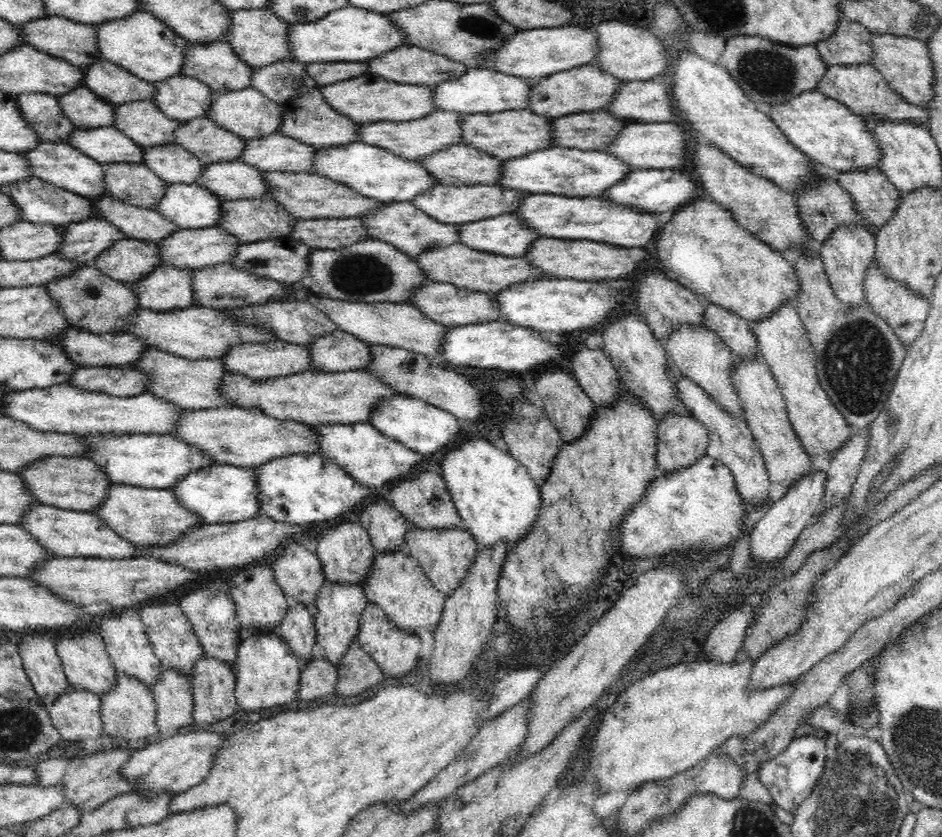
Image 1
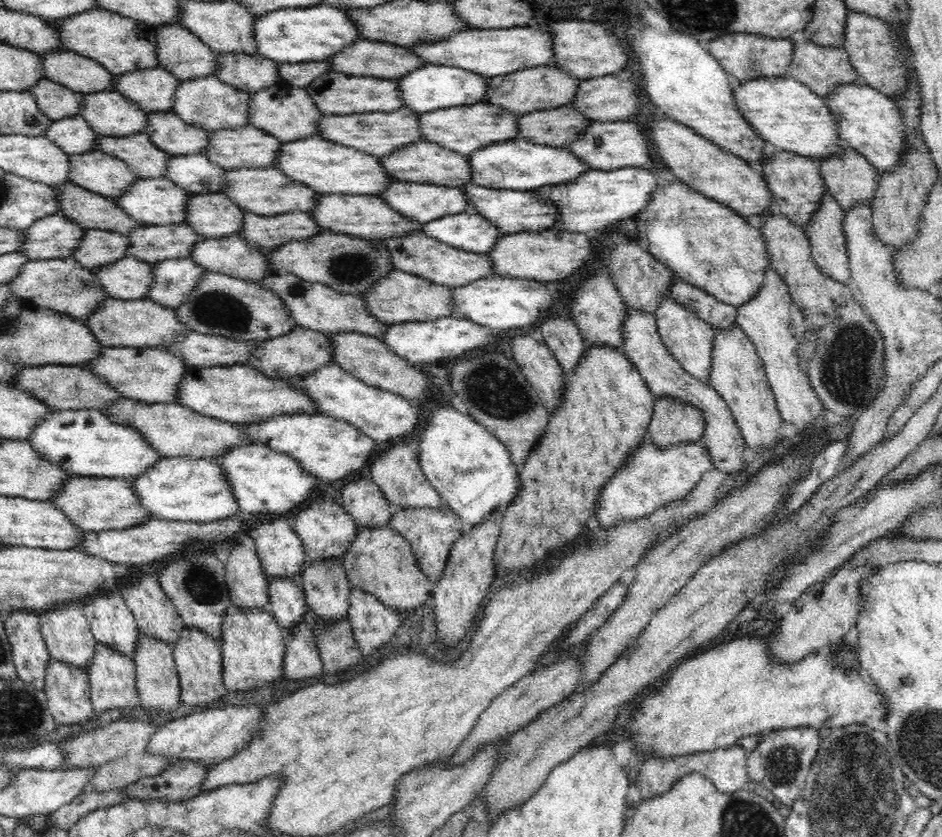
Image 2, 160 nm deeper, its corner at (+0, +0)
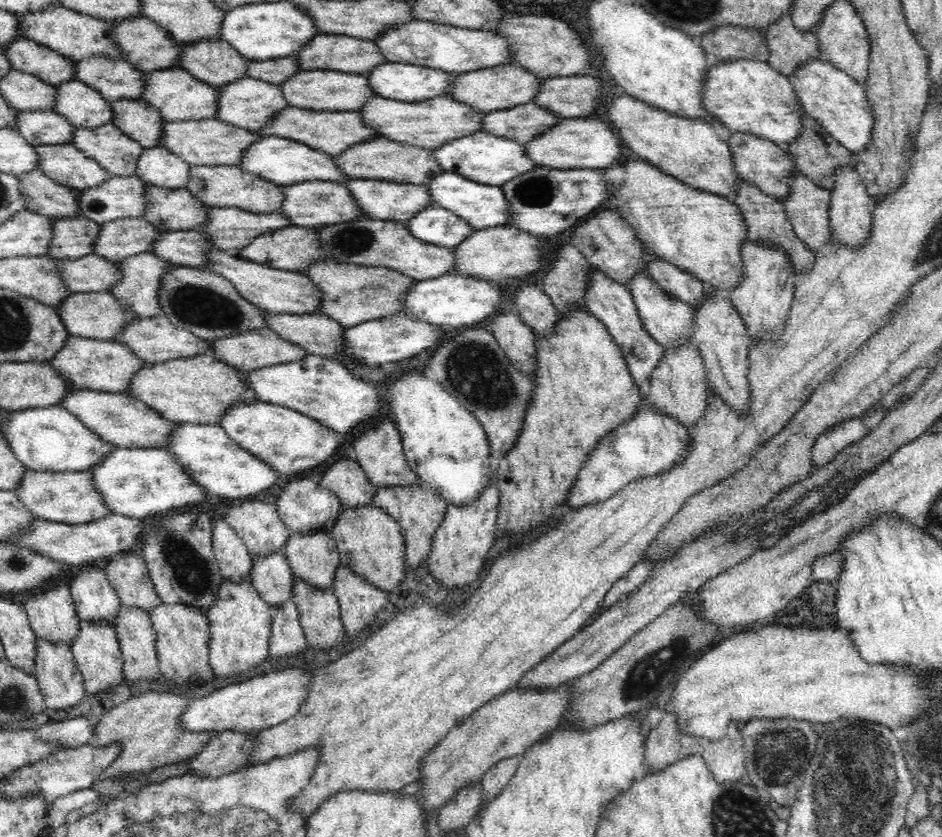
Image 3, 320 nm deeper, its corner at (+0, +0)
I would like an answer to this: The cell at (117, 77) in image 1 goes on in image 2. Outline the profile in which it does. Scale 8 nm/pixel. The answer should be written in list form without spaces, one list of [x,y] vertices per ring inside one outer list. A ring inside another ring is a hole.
[[[58,50],[40,56],[45,77],[80,93],[115,90],[115,75],[76,51]]]

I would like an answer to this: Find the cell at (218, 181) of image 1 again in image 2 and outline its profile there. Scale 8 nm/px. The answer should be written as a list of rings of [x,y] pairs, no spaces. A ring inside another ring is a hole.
[[[203,154],[170,155],[165,179],[192,194],[221,192],[225,170]]]

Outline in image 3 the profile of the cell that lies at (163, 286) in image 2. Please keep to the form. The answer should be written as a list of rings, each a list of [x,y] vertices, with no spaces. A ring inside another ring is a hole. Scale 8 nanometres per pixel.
[[[141,252],[119,260],[119,283],[109,292],[116,300],[127,304],[137,316],[151,317],[163,314],[159,305],[158,287],[165,268],[172,265],[153,252]]]

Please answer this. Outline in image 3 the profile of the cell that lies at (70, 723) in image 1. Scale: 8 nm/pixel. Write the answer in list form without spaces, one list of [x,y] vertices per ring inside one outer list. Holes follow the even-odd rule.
[[[36,640],[35,669],[40,692],[50,709],[67,709],[77,705],[86,694],[84,679],[76,666],[71,647],[66,644],[53,644],[48,640]]]

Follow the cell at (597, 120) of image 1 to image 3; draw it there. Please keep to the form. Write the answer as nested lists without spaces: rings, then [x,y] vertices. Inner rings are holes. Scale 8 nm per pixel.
[[[530,101],[512,108],[488,111],[481,123],[485,133],[524,144],[551,129],[559,120],[559,116],[547,108]]]

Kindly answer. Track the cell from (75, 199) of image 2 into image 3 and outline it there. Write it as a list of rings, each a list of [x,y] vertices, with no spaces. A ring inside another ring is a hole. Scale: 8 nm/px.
[[[40,169],[18,175],[25,209],[52,218],[80,217],[78,192],[57,183]]]

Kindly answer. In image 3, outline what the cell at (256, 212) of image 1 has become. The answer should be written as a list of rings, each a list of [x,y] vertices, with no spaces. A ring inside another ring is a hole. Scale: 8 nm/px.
[[[145,184],[145,215],[160,231],[198,228],[207,221],[208,204],[198,200],[189,190]]]

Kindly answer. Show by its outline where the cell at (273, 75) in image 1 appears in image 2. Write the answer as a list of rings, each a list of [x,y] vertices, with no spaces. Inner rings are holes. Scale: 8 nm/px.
[[[215,53],[219,67],[215,76],[228,85],[255,93],[283,83],[278,74],[279,63],[266,56],[244,53]]]

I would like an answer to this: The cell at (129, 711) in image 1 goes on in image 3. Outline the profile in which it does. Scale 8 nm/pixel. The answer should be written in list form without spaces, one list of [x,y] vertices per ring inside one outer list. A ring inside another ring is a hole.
[[[81,619],[79,624],[78,640],[72,642],[71,651],[84,679],[86,693],[92,695],[107,691],[108,687],[115,687],[124,680],[123,658],[120,652],[120,641],[116,635],[115,628],[108,621],[102,619],[88,621]]]

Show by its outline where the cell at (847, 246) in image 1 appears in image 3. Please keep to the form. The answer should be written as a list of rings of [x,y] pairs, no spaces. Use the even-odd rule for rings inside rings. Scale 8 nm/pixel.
[[[799,171],[794,174],[789,185],[789,195],[780,201],[784,205],[788,220],[793,226],[793,231],[815,254],[820,247],[823,247],[827,243],[828,239],[834,239],[834,235],[830,230],[829,217],[831,191],[812,182]]]

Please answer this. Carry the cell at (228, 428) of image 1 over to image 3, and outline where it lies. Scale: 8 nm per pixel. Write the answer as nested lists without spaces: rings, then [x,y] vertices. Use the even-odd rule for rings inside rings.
[[[90,389],[72,390],[60,406],[82,421],[108,445],[120,448],[165,448],[170,444],[174,428],[180,424],[168,421],[148,405],[126,393],[104,393]]]

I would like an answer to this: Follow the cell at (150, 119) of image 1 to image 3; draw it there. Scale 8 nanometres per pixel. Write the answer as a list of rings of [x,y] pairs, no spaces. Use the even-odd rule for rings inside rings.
[[[72,79],[55,87],[56,96],[53,111],[63,116],[72,126],[94,128],[108,124],[113,119],[110,102],[91,86],[80,82],[78,79]]]

